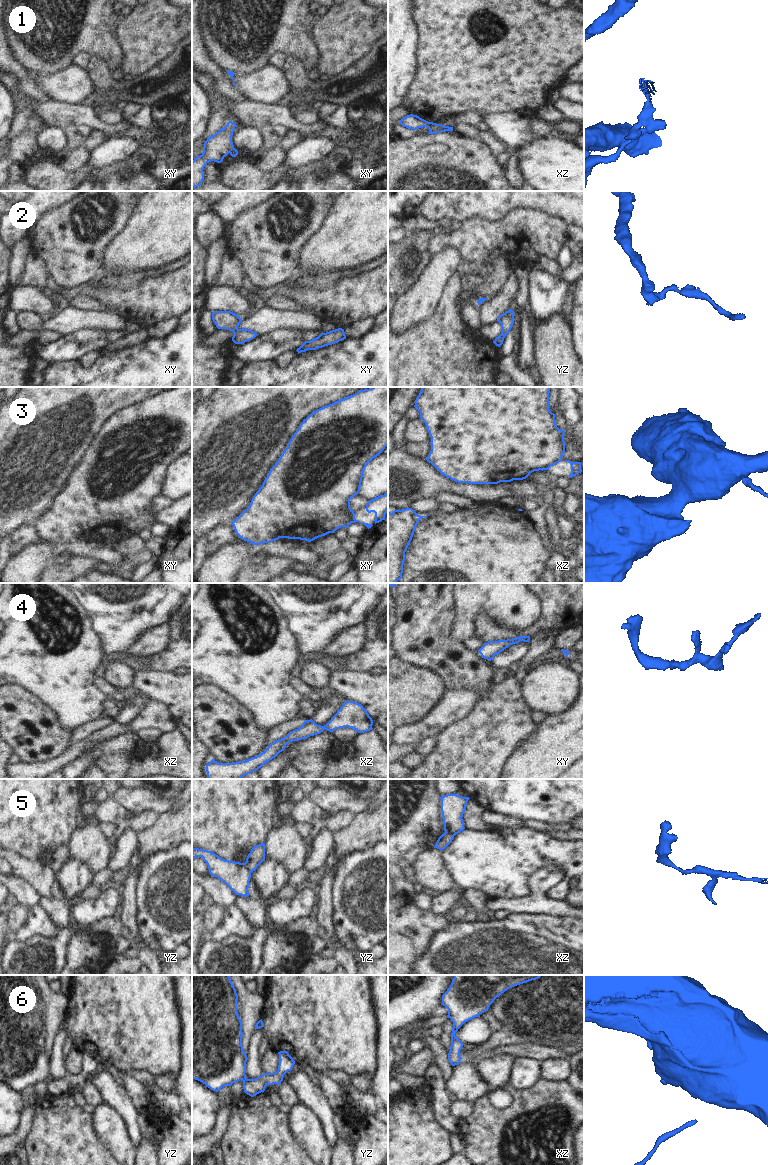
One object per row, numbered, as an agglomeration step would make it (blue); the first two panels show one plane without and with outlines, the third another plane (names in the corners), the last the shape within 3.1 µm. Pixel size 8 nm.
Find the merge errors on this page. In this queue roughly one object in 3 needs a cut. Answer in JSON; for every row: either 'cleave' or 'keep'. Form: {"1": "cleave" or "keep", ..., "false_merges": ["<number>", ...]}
{"1": "cleave", "2": "keep", "3": "cleave", "4": "keep", "5": "cleave", "6": "keep", "false_merges": ["1", "3", "5"]}

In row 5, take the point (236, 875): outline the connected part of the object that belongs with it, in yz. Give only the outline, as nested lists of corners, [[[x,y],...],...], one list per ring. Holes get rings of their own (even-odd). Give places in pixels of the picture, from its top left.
[[[192,848],[192,859],[196,857],[202,857],[210,875],[225,883],[236,895],[249,896],[251,871],[245,863],[225,860],[211,851]]]

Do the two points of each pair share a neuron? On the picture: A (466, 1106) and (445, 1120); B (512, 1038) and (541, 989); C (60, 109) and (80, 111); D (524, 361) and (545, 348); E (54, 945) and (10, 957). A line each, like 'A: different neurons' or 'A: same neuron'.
A: different neurons
B: different neurons
C: same neuron
D: different neurons
E: same neuron

